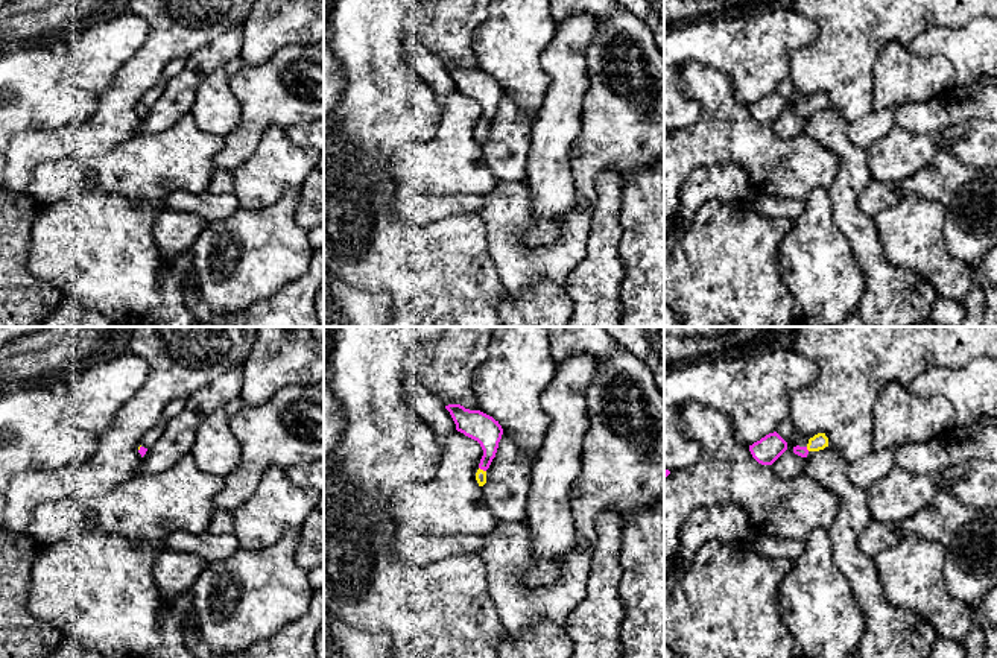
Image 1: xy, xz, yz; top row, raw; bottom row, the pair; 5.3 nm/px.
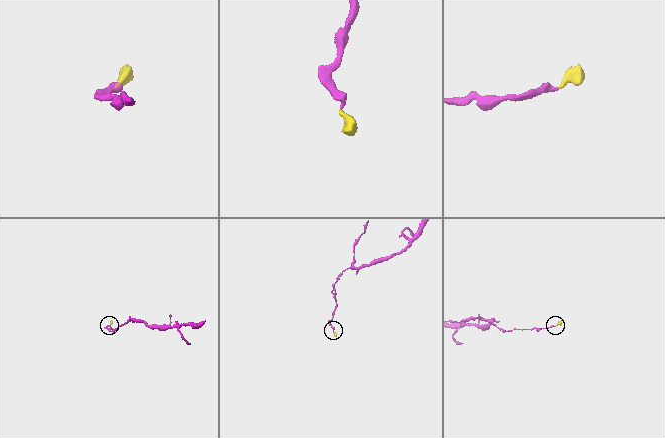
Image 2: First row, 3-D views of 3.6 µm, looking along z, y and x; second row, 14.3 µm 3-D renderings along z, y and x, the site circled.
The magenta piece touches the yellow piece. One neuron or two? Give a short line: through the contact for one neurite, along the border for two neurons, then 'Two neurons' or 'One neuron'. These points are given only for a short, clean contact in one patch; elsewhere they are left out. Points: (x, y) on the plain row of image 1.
Line: xz (474, 84), (488, 98), (482, 128), (481, 136). One neuron

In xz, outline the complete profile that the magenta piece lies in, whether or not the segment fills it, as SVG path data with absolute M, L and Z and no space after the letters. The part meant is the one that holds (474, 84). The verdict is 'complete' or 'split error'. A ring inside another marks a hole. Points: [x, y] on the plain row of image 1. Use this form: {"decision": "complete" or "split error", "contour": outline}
{"decision": "split error", "contour": "M448 64L445 68L450 71L456 84L456 90L477 100L483 109L483 115L476 132L479 146L483 146L486 143L486 129L495 117L503 88L498 81L480 70L470 70L461 64Z"}

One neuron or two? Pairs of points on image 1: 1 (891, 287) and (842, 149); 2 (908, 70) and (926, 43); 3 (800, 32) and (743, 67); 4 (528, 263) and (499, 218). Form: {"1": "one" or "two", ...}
{"1": "one", "2": "two", "3": "one", "4": "one"}

